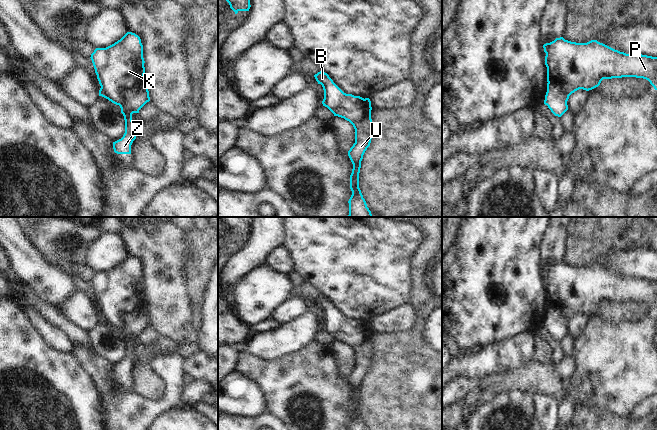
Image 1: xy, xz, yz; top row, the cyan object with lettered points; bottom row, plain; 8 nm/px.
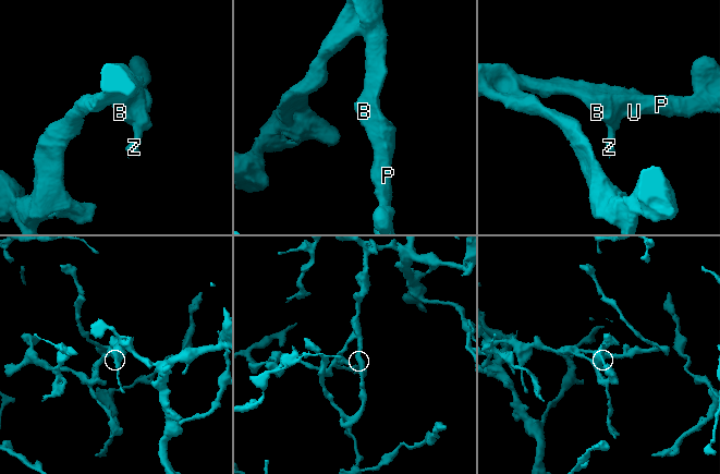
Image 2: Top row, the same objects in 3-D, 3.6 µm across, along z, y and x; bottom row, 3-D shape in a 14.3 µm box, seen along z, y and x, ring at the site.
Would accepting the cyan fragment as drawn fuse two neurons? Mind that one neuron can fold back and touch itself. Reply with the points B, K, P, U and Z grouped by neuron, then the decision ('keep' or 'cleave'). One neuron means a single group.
B K P U / Z; cleave

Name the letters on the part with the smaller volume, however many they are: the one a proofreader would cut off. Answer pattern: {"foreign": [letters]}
{"foreign": ["Z"]}

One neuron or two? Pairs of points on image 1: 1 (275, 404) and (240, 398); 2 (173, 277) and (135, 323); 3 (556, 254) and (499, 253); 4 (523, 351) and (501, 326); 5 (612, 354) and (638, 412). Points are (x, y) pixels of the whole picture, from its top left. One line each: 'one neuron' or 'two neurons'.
1: two neurons
2: two neurons
3: two neurons
4: two neurons
5: two neurons

